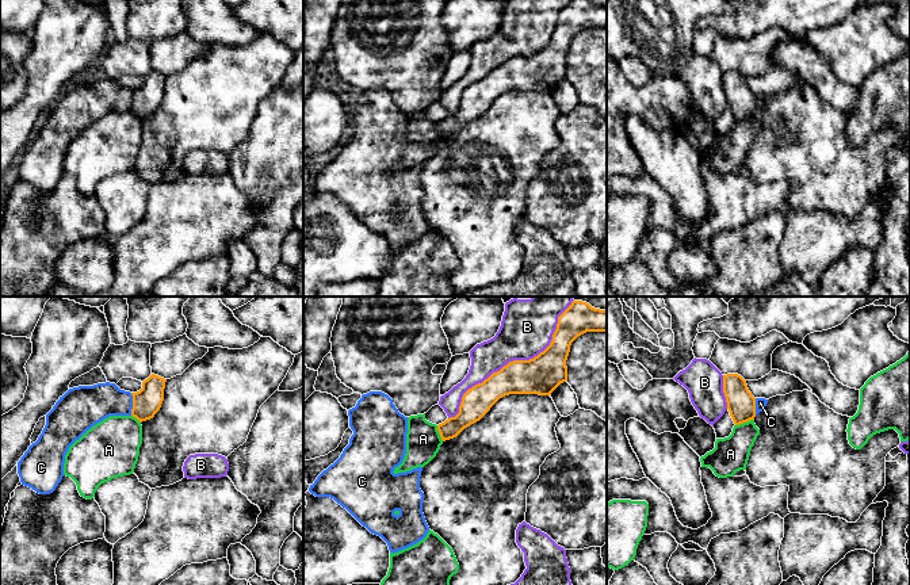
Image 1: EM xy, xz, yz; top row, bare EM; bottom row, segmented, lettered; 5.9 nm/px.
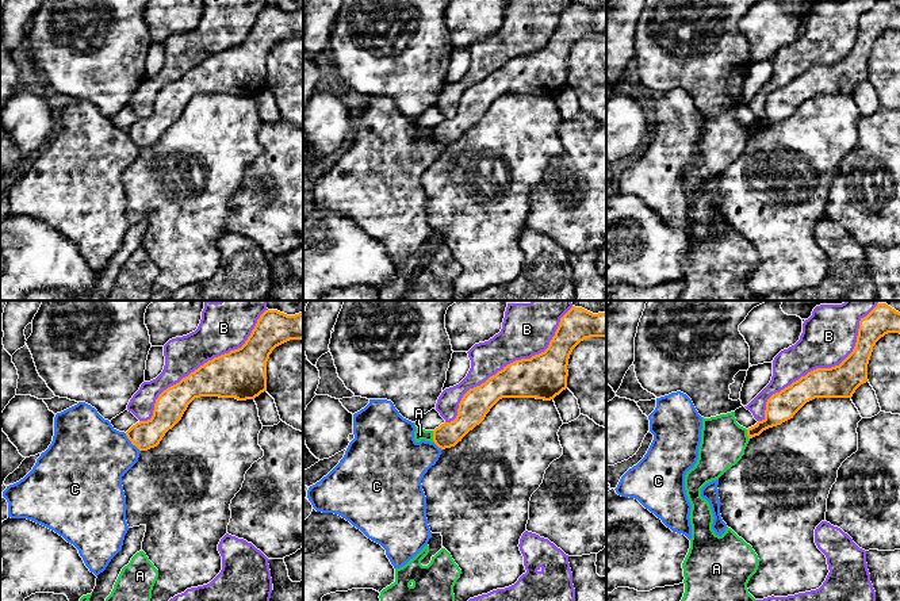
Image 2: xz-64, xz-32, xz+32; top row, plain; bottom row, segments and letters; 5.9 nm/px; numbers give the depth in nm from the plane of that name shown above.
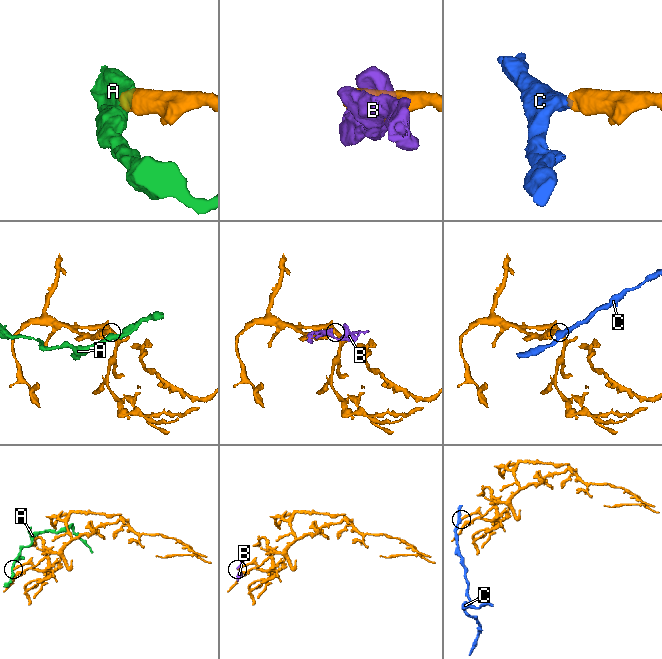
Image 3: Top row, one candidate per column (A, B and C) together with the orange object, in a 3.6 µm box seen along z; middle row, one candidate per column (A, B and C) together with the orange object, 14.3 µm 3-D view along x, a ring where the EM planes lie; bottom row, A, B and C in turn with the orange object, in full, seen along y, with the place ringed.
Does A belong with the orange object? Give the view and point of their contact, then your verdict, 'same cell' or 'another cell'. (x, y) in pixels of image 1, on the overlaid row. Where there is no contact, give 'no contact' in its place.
yz (744, 421) | another cell

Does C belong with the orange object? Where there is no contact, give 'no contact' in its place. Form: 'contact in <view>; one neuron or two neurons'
contact in xy; two neurons

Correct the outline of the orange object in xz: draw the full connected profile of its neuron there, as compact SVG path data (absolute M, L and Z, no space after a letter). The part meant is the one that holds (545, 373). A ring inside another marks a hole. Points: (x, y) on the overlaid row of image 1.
M573 301L558 317L552 340L543 352L529 360L509 362L463 394L459 413L437 425L441 440L456 437L464 428L479 421L505 395L551 395L567 381L566 360L571 343L586 332L607 332L607 310Z

